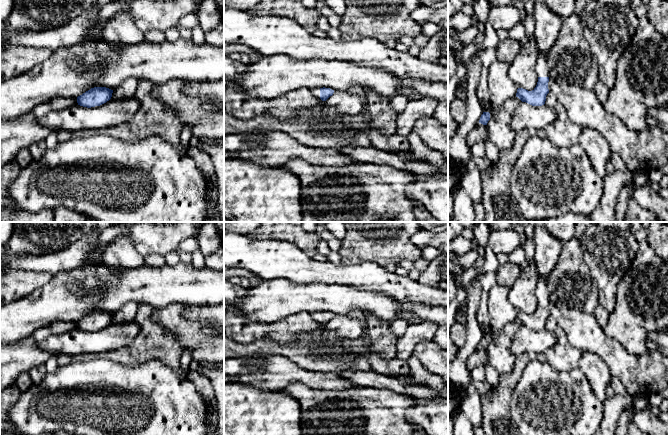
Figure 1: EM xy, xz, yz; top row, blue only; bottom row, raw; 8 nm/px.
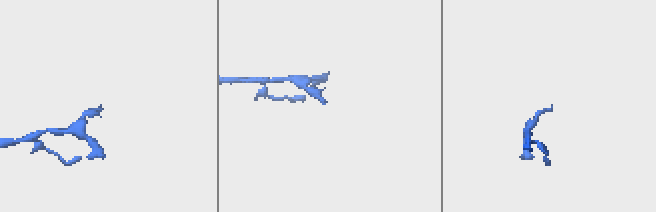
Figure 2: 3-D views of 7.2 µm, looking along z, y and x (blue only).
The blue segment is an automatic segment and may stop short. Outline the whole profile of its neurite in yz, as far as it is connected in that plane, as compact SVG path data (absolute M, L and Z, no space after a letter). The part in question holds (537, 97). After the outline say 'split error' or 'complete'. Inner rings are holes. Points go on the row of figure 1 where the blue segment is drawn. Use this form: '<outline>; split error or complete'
M539 52L536 72L538 76L536 87L532 91L518 88L516 97L532 106L542 106L545 104L546 96L549 93L548 82L551 76L547 64L547 53Z; split error

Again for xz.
M314 88L312 89L312 93L315 97L319 98L322 101L326 101L330 96L333 95L334 90L330 88Z; split error

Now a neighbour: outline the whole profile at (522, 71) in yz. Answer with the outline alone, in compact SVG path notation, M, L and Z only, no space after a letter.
M530 38L510 63L508 69L509 78L517 88L528 91L534 90L538 82L536 65L539 49L534 38Z

